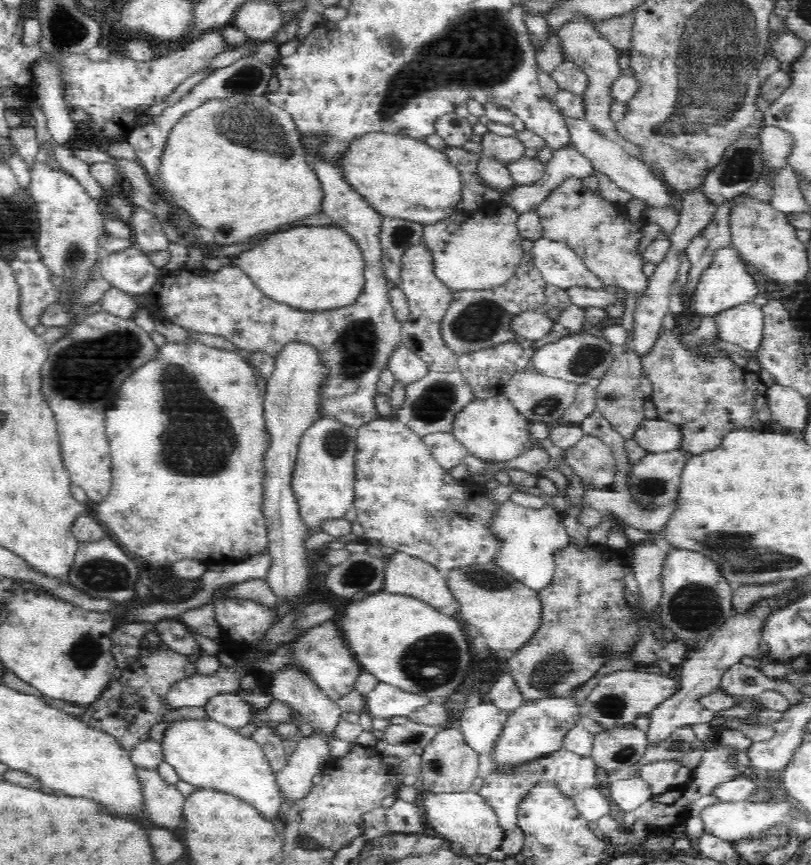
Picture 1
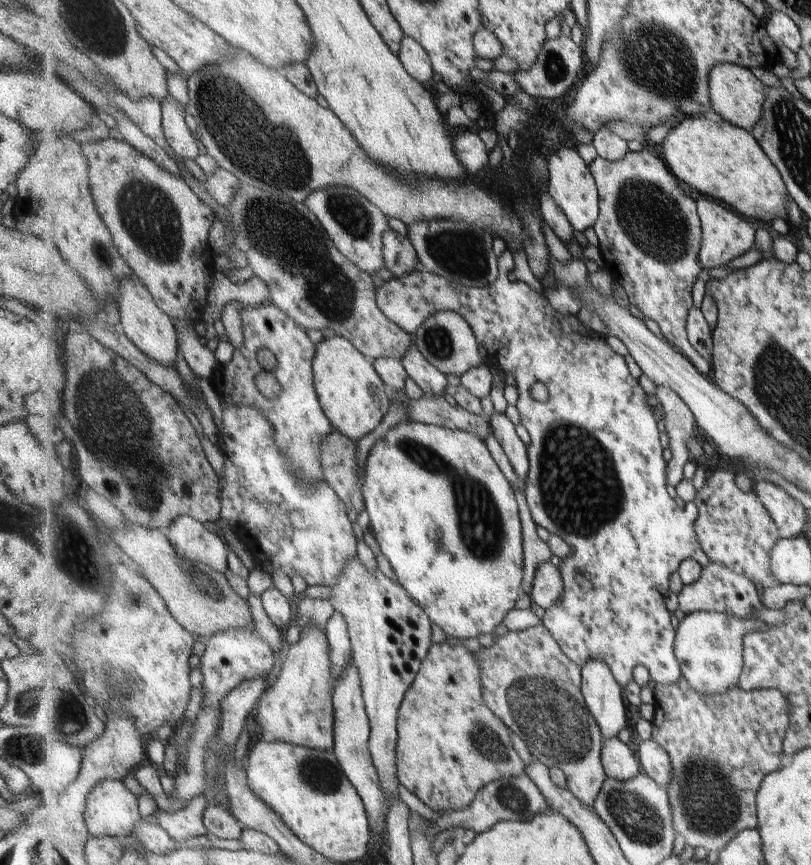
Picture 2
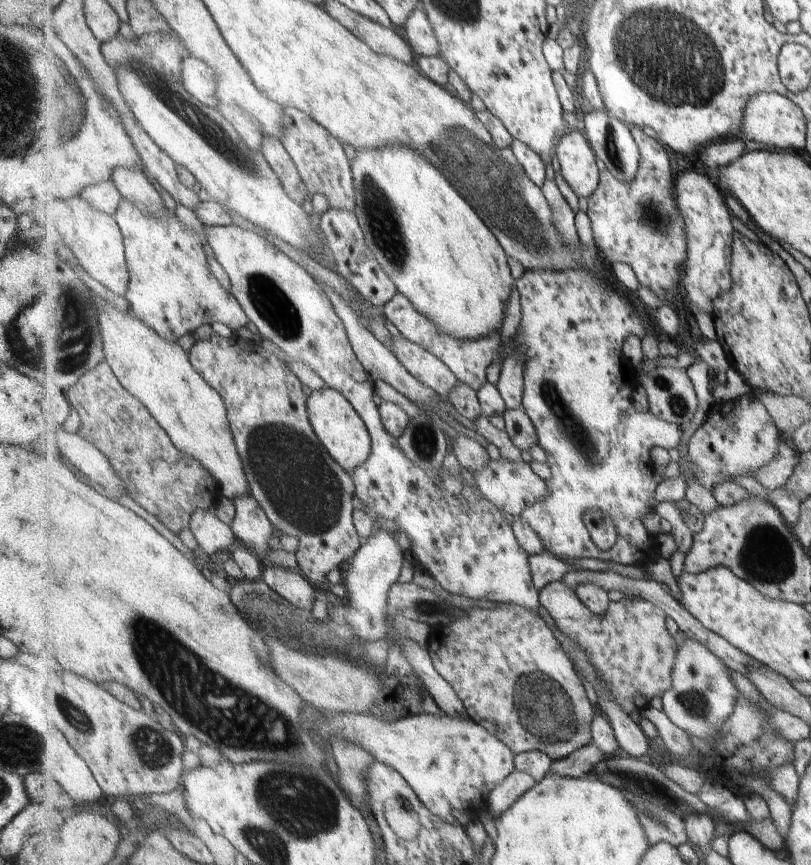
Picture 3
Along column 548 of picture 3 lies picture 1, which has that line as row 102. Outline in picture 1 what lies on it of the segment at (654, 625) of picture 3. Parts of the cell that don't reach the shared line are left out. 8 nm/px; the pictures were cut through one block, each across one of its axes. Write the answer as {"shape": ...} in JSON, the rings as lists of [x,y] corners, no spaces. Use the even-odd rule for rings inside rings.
{"shape":[[[575,14],[566,24],[561,24],[560,28],[556,28],[555,34],[558,34],[563,43],[566,59],[579,65],[589,77],[589,86],[583,90],[586,106],[584,119],[594,125],[598,131],[614,137],[615,130],[613,130],[613,121],[610,118],[610,108],[615,99],[609,96],[609,87],[612,86],[612,82],[616,82],[616,78],[623,74],[619,66],[620,52],[586,16]]]}

